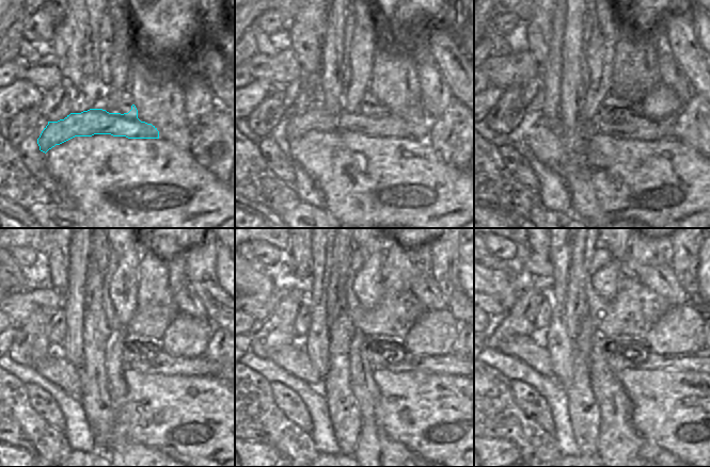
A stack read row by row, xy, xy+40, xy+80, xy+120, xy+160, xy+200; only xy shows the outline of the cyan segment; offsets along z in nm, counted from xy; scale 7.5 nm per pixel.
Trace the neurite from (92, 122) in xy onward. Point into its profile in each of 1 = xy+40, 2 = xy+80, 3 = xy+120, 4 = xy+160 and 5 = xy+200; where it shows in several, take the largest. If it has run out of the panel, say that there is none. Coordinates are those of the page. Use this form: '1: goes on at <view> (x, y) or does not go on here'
1: goes on at xy+40 (379, 121)
2: goes on at xy+80 (616, 122)
3: goes on at xy+120 (135, 357)
4: goes on at xy+160 (452, 364)
5: goes on at xy+200 (615, 357)

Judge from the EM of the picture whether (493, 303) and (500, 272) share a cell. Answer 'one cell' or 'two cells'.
two cells

